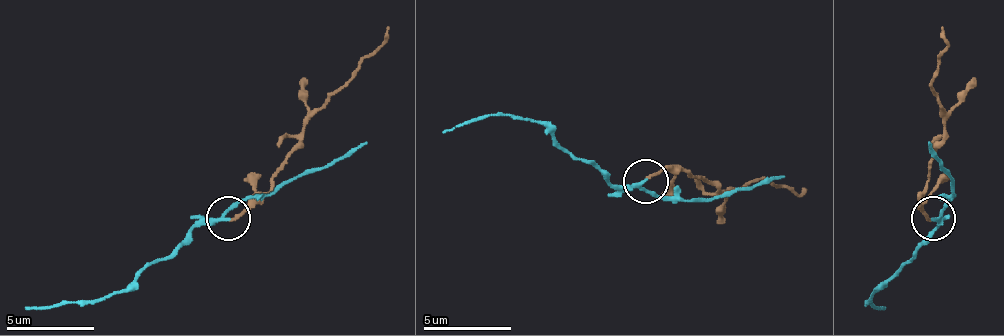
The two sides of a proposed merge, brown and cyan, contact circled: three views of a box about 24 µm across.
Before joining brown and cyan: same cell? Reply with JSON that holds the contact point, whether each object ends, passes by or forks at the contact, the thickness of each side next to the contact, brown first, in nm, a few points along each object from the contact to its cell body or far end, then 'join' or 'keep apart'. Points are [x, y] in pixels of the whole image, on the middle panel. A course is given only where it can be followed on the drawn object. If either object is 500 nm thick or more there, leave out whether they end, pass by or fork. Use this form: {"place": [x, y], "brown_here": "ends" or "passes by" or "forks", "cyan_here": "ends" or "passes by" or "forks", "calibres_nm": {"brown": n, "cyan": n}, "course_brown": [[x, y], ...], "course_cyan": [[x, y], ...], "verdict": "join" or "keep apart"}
{"place": [645, 181], "brown_here": "ends", "cyan_here": "passes by", "calibres_nm": {"brown": 150, "cyan": 170}, "course_brown": [[647, 180], [682, 171], [722, 193], [752, 180], [797, 193], [805, 188]], "course_cyan": [[647, 180], [611, 184], [541, 122], [514, 113], [483, 113], [444, 131]], "verdict": "keep apart"}

